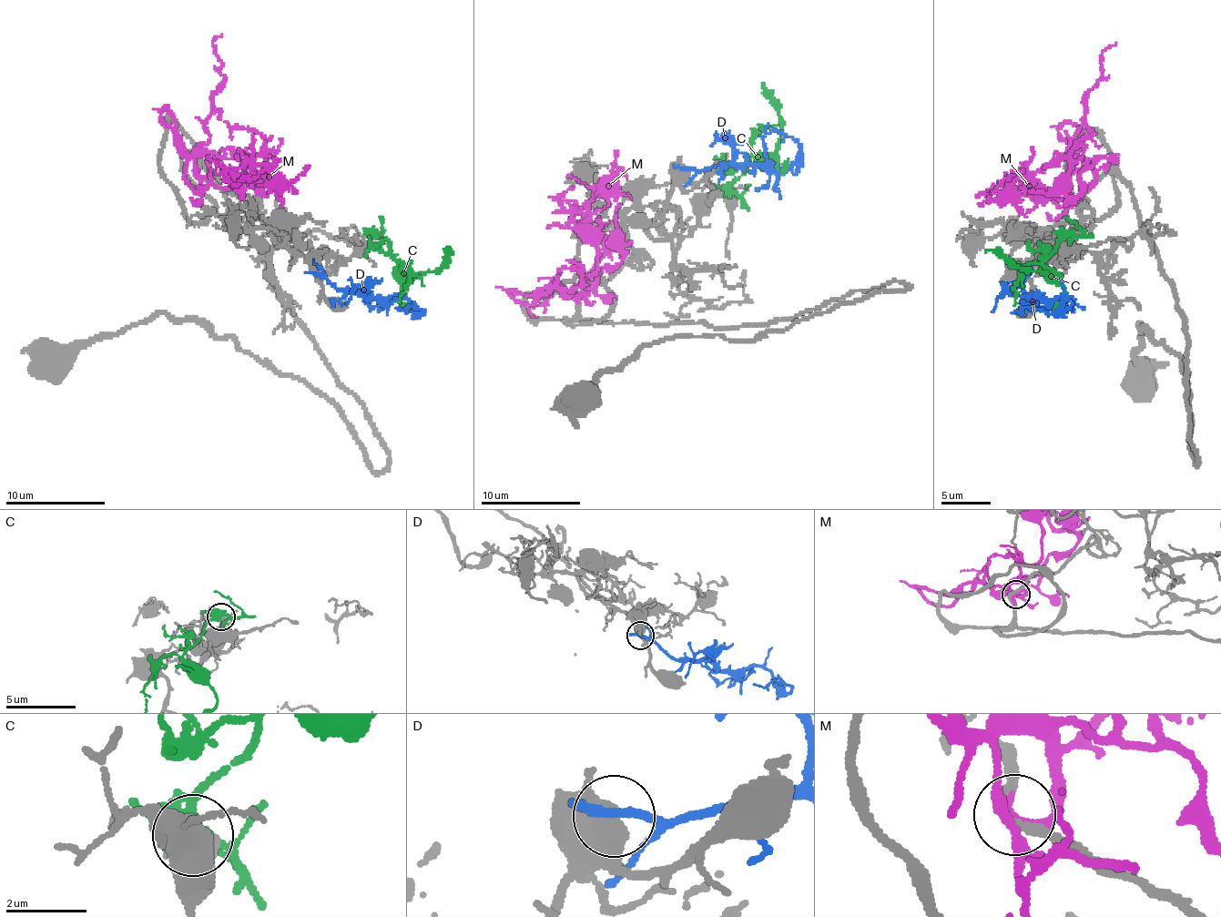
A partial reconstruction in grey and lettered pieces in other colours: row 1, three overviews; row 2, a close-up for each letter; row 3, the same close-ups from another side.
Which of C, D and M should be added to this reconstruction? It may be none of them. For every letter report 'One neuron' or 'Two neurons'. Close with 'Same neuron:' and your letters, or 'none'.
C: Two neurons
D: Two neurons
M: One neuron
Same neuron: M

